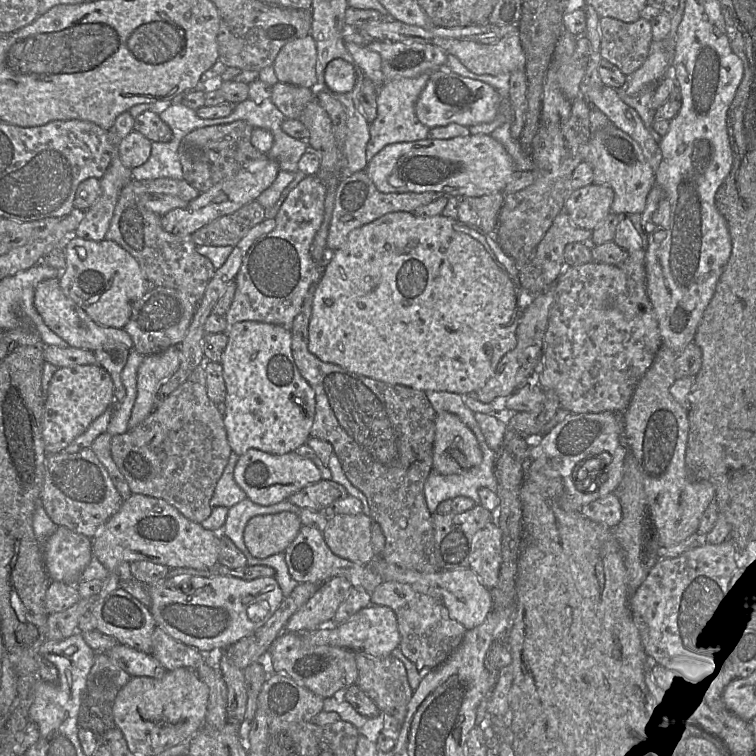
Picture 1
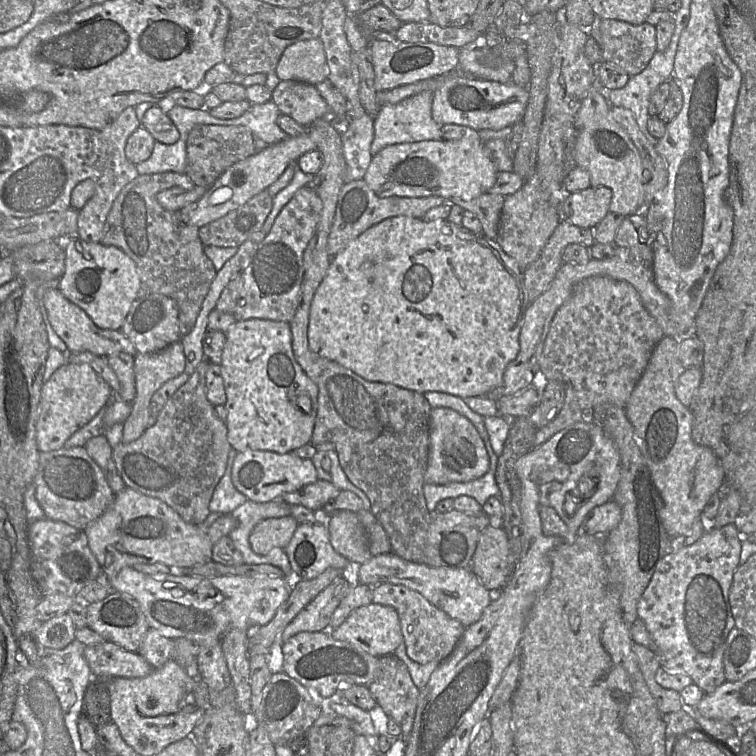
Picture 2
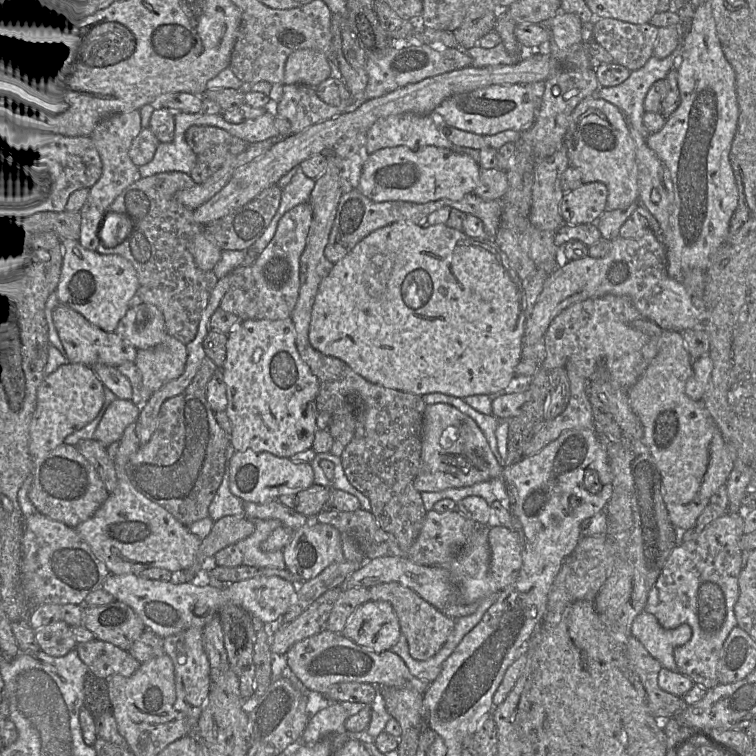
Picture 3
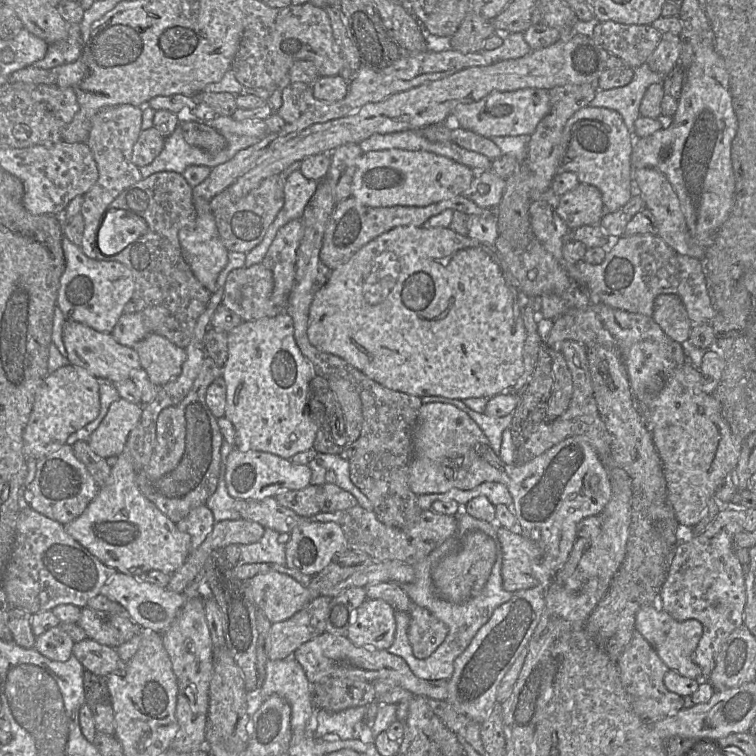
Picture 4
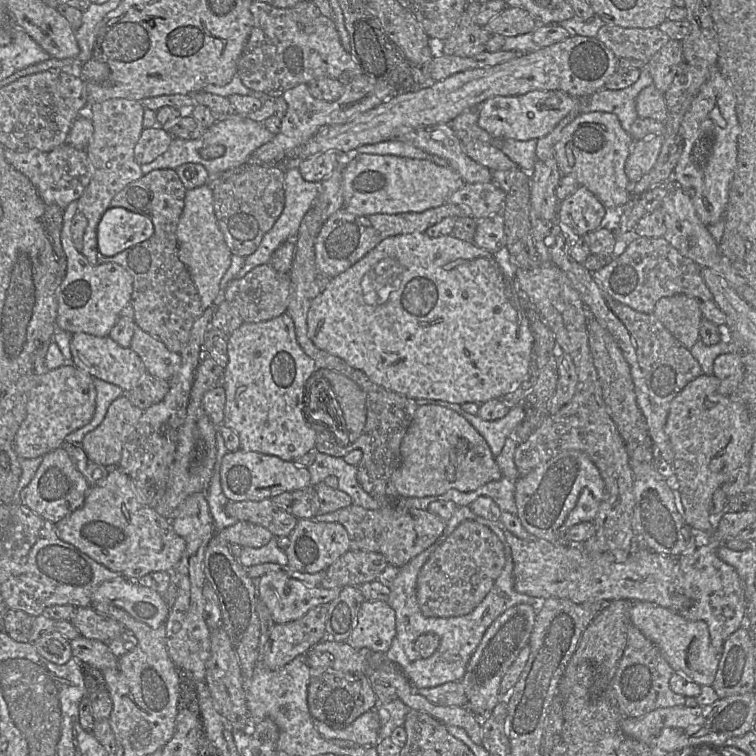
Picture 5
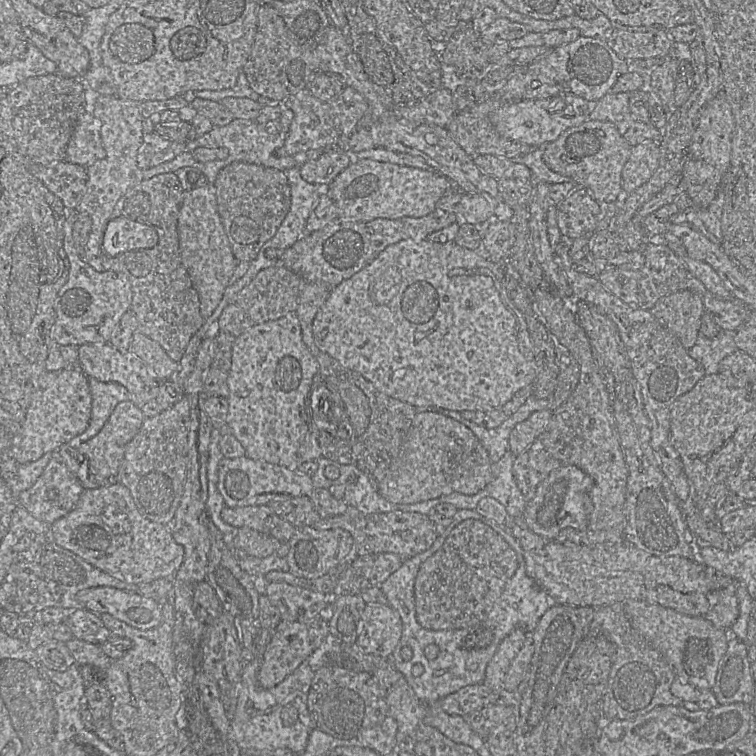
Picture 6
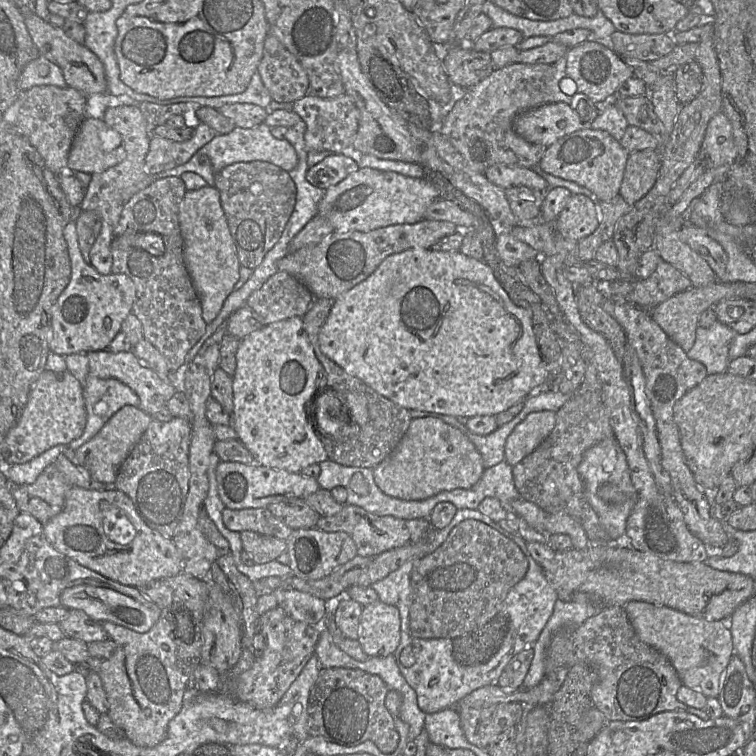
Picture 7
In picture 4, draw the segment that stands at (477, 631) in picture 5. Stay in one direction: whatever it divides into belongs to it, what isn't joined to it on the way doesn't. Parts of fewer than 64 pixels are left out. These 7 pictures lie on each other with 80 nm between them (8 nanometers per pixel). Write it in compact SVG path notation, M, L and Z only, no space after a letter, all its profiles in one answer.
M455 533L435 548L424 559L413 565L415 569L415 579L412 582L400 584L415 604L426 608L448 627L448 634L442 644L440 644L440 646L428 658L418 659L413 655L412 647L408 639L410 617L406 612L395 611L396 634L392 645L387 651L391 654L402 657L414 675L424 680L448 680L454 671L454 660L467 648L477 631L489 620L493 611L503 603L507 602L513 594L513 592L507 591L503 588L501 575L502 552L497 545L496 561L486 584L476 596L461 603L454 603L438 596L435 593L432 582L431 567L434 563L439 562L445 555L454 551L458 545L459 538Z

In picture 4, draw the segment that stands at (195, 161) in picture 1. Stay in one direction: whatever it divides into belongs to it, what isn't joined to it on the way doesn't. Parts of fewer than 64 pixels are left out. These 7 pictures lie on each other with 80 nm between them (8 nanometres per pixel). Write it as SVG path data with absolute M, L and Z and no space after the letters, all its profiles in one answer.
M189 120L179 124L186 142L208 153L217 153L227 146L224 135L203 121Z

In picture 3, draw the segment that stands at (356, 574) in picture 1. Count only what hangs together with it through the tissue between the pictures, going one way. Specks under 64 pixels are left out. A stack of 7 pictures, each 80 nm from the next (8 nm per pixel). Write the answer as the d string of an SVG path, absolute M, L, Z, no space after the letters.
M308 518L305 525L293 531L291 540L282 549L286 569L301 581L312 579L332 563L345 560L341 533L330 524Z

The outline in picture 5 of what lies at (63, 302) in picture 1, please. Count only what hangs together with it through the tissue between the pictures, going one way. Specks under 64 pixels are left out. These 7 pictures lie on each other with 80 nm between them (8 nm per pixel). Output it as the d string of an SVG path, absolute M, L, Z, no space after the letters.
M75 333L72 335L70 348L72 364L89 373L93 378L118 385L124 391L138 387L141 377L148 373L134 350L120 346L109 336L98 337L87 333Z

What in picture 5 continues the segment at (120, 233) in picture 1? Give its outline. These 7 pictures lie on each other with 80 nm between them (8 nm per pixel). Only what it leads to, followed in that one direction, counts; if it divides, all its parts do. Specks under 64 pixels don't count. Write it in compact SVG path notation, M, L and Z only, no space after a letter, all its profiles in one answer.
M159 169L144 175L127 185L111 201L110 207L122 207L137 214L147 216L154 225L154 233L145 240L115 256L106 257L98 251L99 263L116 263L125 268L133 277L131 304L134 308L136 325L158 340L172 352L180 353L188 342L194 322L204 309L197 288L186 268L179 259L177 228L184 209L187 189L174 169Z

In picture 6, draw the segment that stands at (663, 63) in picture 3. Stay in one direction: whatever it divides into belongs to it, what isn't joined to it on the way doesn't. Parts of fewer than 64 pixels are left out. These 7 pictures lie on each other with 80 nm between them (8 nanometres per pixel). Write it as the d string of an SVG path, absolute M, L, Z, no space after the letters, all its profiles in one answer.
M607 92L591 103L589 120L609 122L621 135L626 137L626 133L635 123L630 110L630 102L634 94Z

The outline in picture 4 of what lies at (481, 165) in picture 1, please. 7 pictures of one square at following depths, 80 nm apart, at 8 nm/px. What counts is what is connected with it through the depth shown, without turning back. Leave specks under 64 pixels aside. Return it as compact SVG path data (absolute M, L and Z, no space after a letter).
M388 149L363 153L353 174L351 196L370 207L425 207L460 196L476 172L445 156L428 151Z

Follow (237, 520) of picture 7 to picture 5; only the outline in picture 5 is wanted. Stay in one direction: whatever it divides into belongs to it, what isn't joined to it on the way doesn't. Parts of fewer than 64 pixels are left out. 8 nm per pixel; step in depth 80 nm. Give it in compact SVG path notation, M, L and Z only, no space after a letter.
M270 498L261 501L228 501L225 513L238 521L266 528L275 537L289 536L298 519L278 508Z

